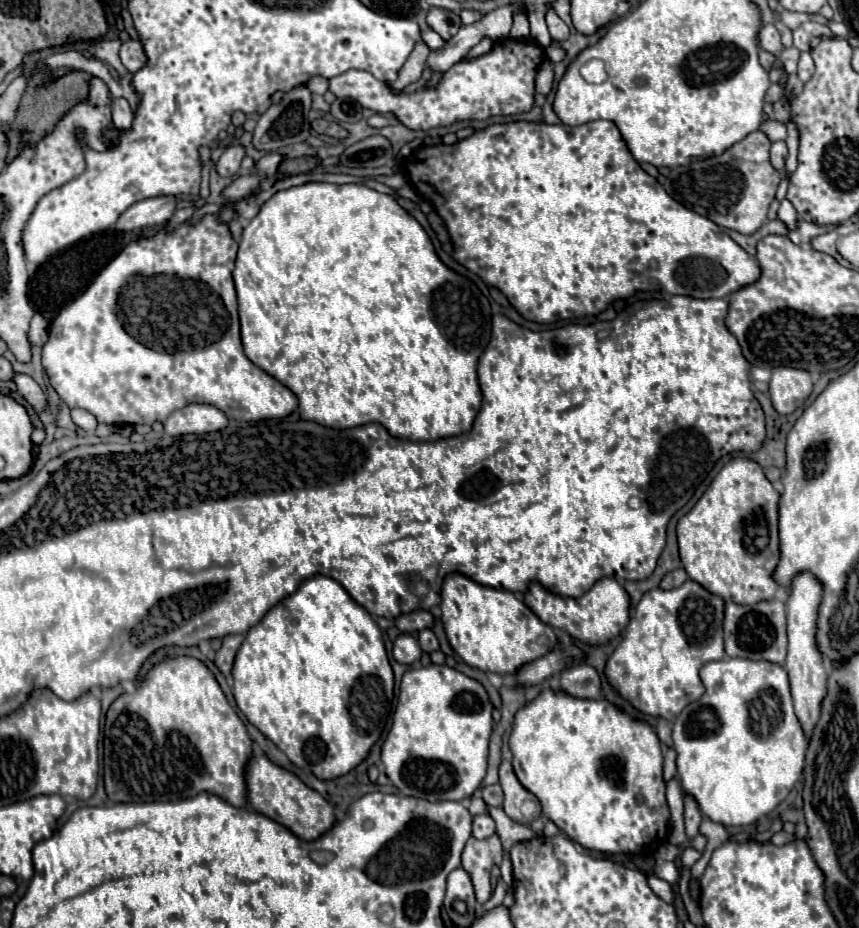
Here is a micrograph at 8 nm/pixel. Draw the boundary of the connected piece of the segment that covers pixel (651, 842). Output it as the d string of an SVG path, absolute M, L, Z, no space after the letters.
M546 688L540 696L536 696L532 702L528 702L514 720L514 730L510 734L510 750L512 750L512 766L514 772L520 780L520 784L532 792L540 806L542 806L542 816L550 818L570 840L578 842L580 846L588 848L588 850L602 850L604 854L636 854L642 852L644 848L650 846L660 846L666 840L666 830L668 830L668 806L666 806L666 796L664 796L664 780L662 780L662 754L660 754L660 742L656 732L638 720L632 720L630 716L622 714L620 710L616 710L612 704L604 702L604 700L578 700L572 698L564 692Z

